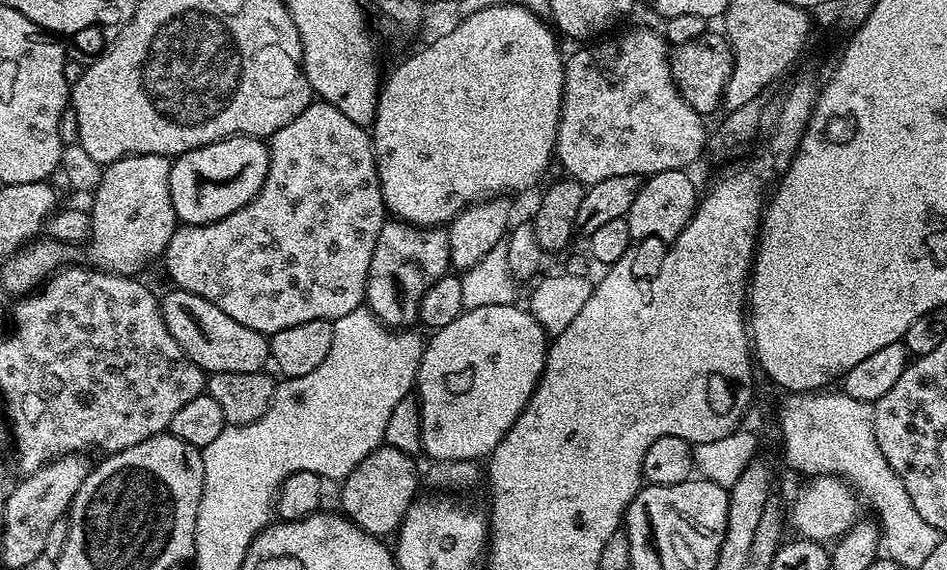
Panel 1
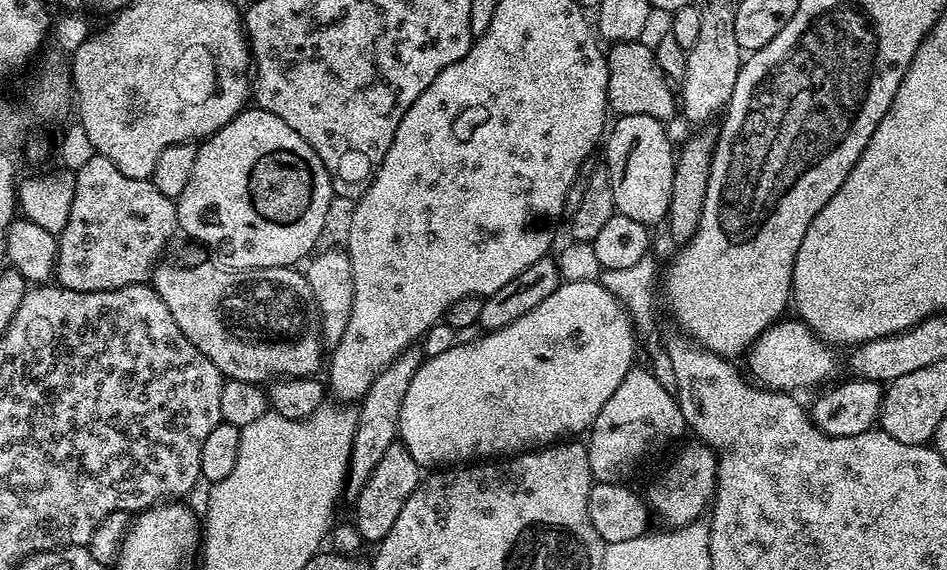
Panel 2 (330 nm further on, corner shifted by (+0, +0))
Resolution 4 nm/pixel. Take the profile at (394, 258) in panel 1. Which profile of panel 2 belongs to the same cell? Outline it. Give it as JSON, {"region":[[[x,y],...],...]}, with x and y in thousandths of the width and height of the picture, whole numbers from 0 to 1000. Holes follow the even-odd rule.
{"region":[[[442,609],[431,611],[423,625],[416,628],[399,663],[391,677],[383,702],[379,704],[376,726],[376,753],[374,754],[374,775],[372,796],[367,812],[367,840],[365,863],[369,872],[376,872],[386,853],[391,832],[395,832],[395,818],[403,805],[403,796],[412,789],[412,782],[419,777],[422,763],[422,728],[424,726],[424,698],[429,698],[429,684],[436,667],[437,656],[448,637],[450,626]]]}

